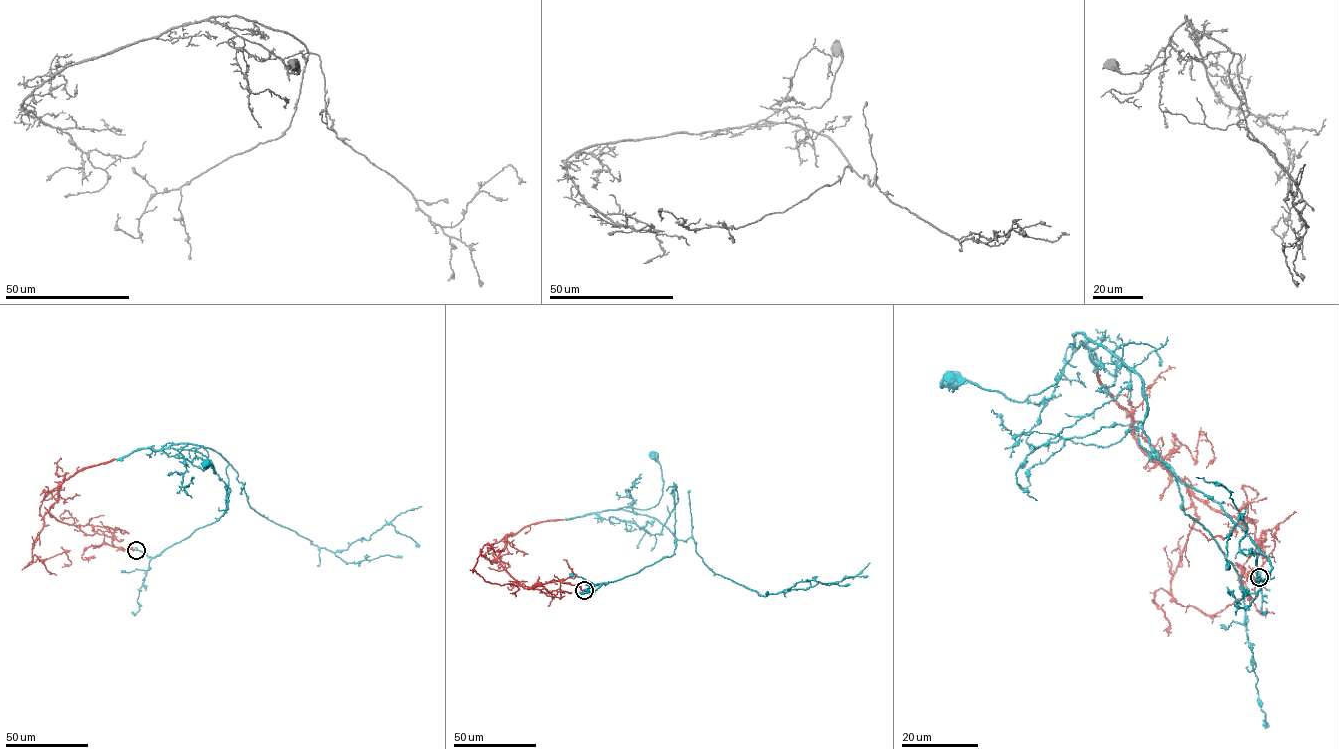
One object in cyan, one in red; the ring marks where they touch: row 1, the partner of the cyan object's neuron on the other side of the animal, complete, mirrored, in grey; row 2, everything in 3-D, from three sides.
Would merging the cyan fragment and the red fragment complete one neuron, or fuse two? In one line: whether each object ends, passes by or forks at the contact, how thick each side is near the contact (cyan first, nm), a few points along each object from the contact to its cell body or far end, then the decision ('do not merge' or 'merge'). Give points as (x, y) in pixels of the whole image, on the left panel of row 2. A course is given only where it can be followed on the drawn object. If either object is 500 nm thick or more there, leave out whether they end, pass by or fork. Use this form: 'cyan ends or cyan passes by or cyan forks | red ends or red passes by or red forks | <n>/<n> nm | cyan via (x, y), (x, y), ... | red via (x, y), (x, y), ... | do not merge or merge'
cyan forks | red ends | 240/360 nm | cyan via (136, 550), (159, 556), (222, 515), (228, 463), (207, 447), (169, 447), (198, 451), (207, 464) | red via (136, 550), (113, 547), (114, 535), (85, 534), (47, 512), (26, 566), (64, 552), (71, 562), (67, 566) | merge

